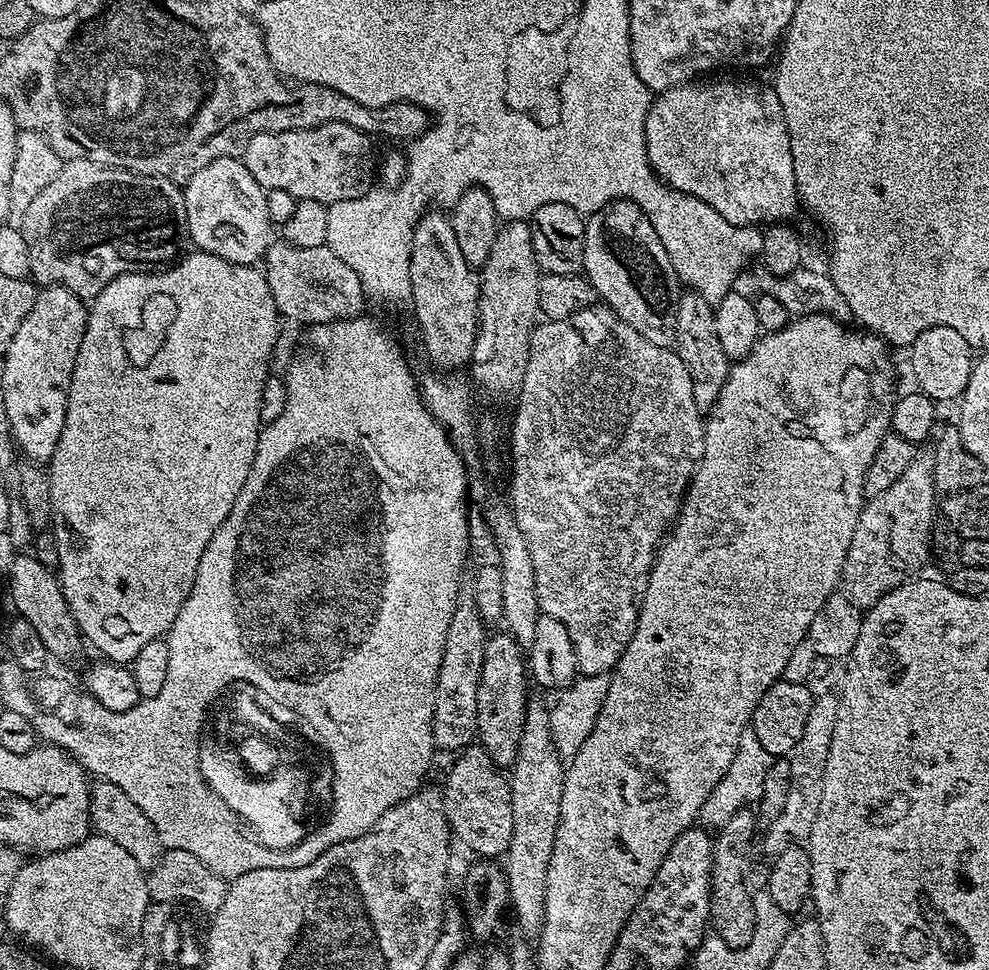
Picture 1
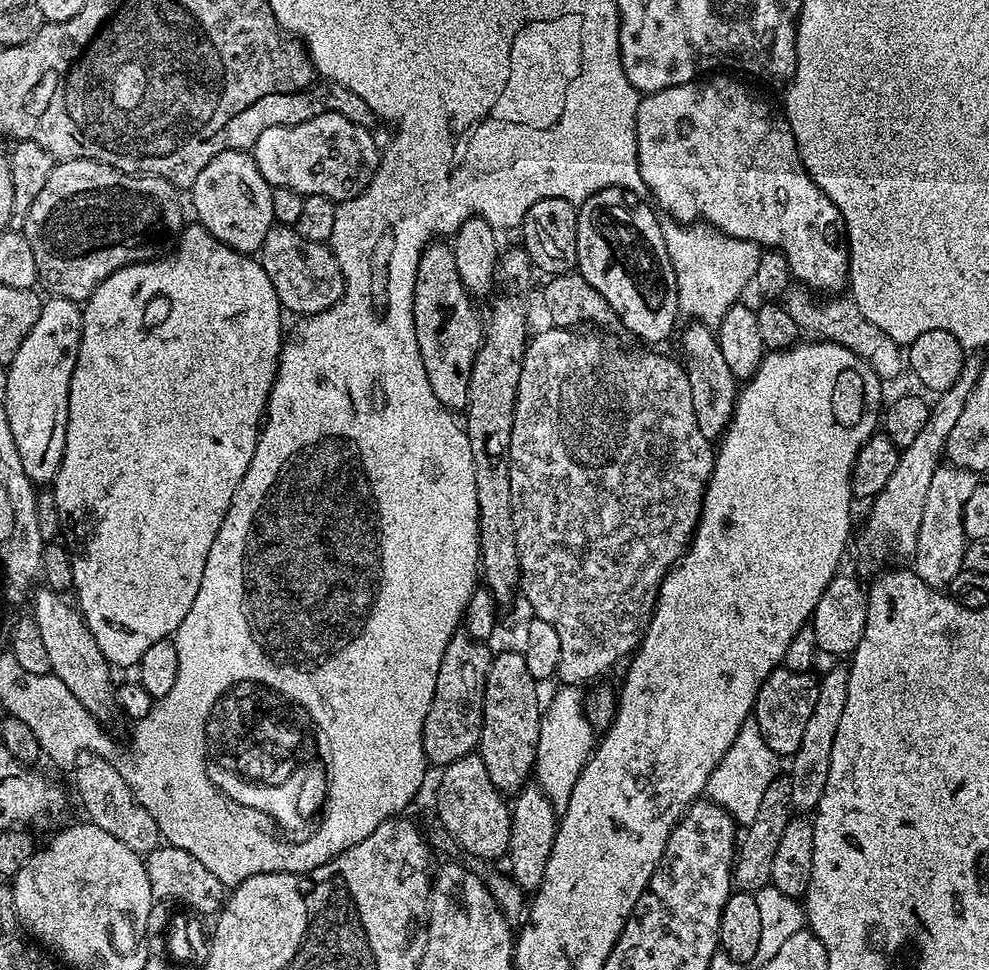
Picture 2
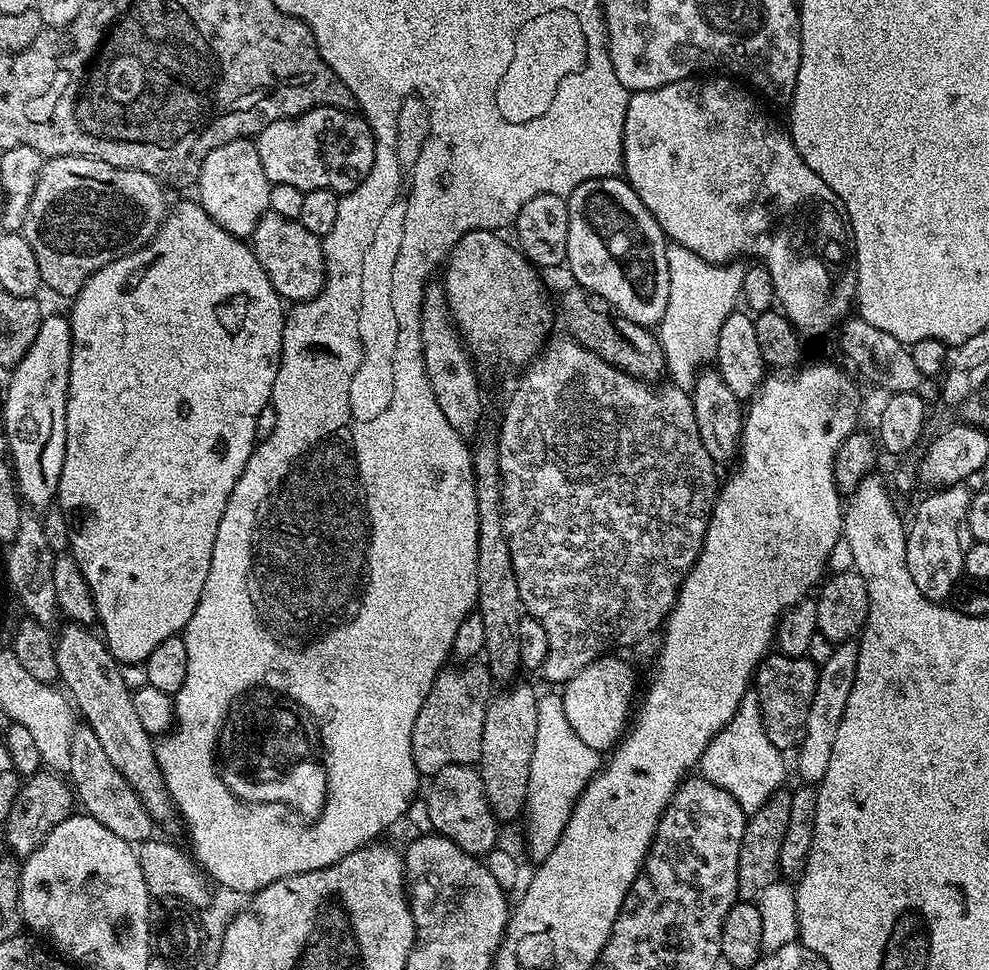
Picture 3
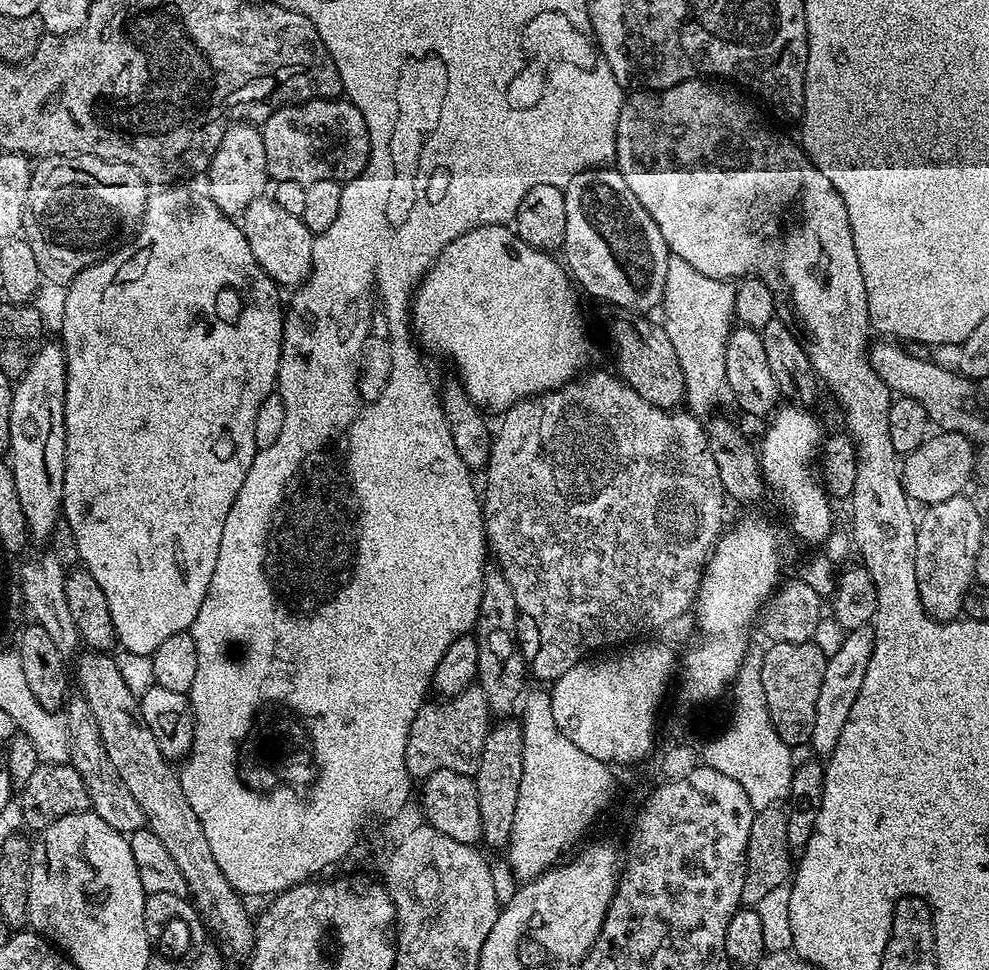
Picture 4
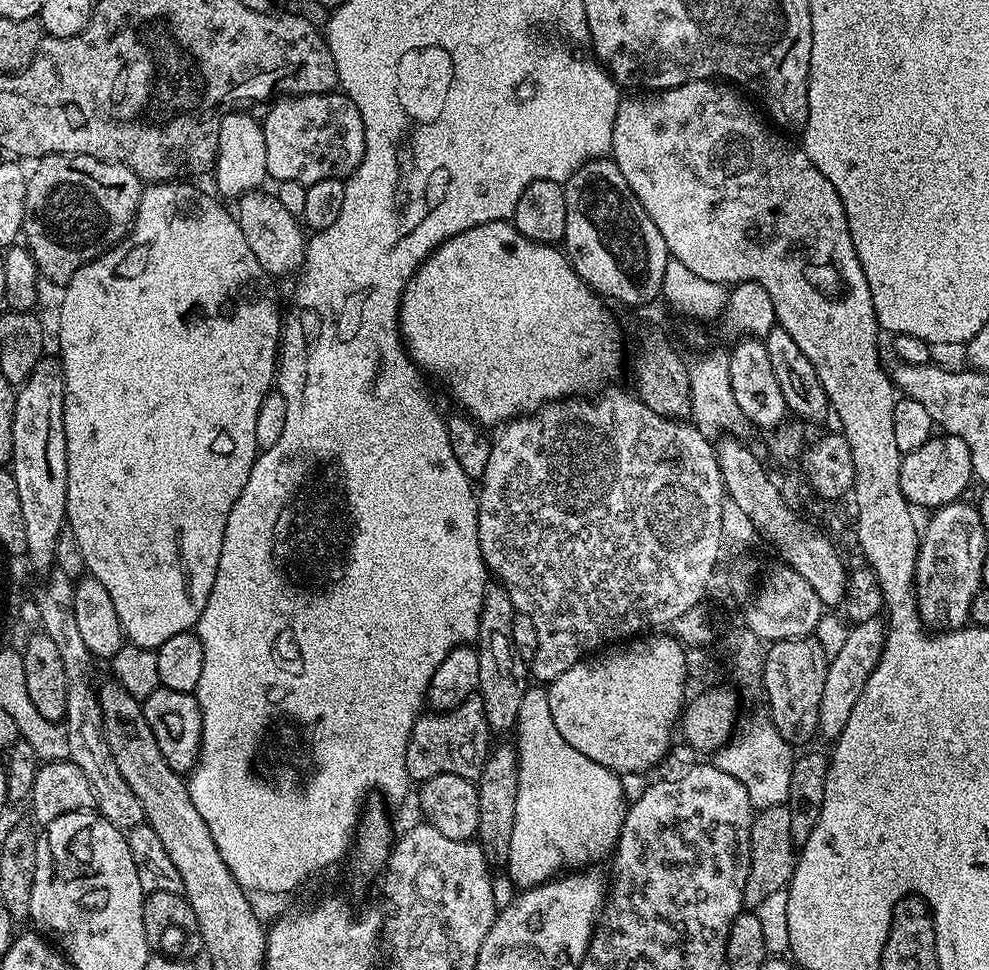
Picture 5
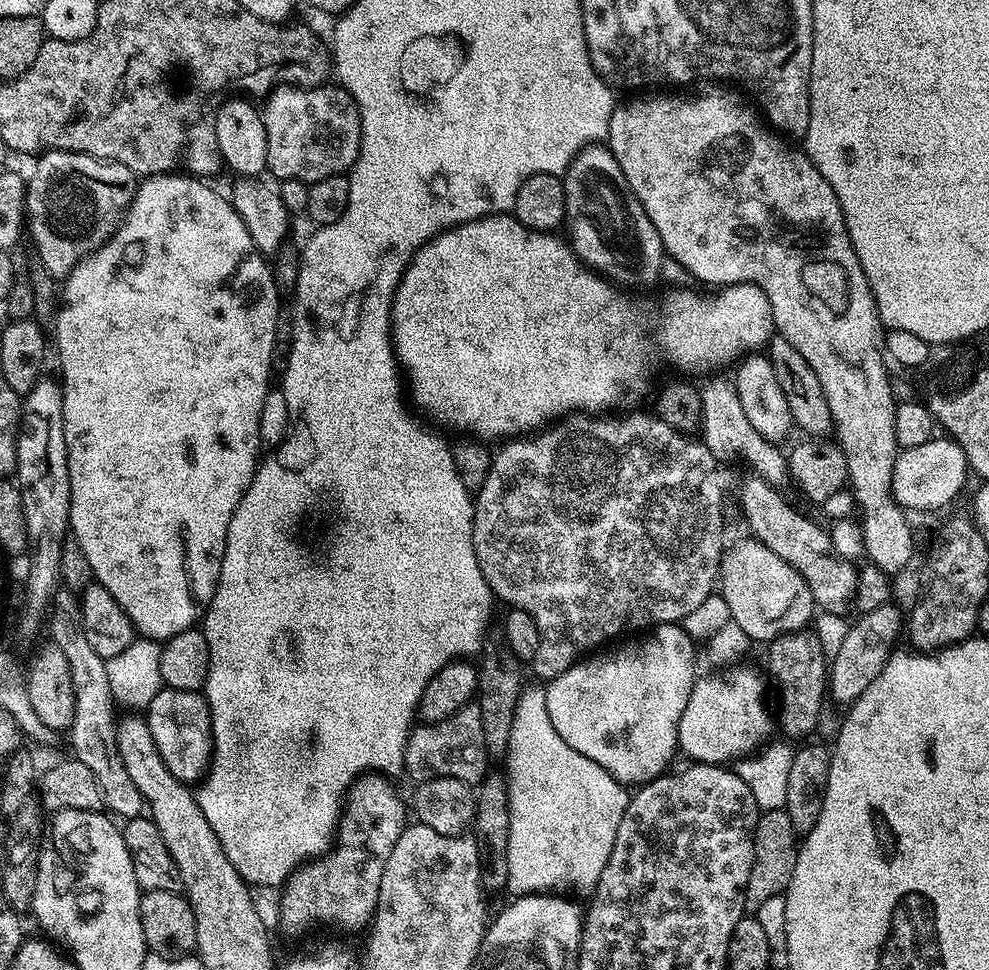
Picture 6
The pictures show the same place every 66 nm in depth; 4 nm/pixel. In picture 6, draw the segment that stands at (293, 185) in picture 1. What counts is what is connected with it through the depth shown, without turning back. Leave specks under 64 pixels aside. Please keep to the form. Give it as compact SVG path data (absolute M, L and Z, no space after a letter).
M328 82L319 88L297 88L294 84L281 84L279 88L272 89L267 93L265 104L262 104L262 115L264 125L266 126L266 158L268 159L267 171L276 175L277 181L282 180L301 180L302 183L310 185L318 182L322 178L330 178L331 176L343 176L356 163L358 154L360 153L360 115L358 114L358 106L346 89L337 86L335 83Z

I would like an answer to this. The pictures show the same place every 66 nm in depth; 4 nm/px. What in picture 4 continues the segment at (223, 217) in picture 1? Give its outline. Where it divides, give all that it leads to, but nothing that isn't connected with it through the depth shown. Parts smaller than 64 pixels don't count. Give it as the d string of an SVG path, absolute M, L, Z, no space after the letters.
M229 123L222 134L222 142L211 164L208 165L206 179L208 179L207 195L211 196L218 210L233 218L243 217L246 206L250 206L250 202L265 195L270 184L263 131L257 125L255 128L252 124Z

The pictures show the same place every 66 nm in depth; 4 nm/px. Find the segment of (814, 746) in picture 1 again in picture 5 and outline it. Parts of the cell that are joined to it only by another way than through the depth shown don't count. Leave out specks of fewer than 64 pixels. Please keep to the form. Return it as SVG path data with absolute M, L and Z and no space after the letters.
M883 619L852 624L846 634L842 650L838 650L838 654L830 657L826 670L826 686L822 690L819 730L819 735L825 736L828 742L835 741L836 737L842 734L846 722L850 719L850 710L854 710L854 702L858 702L870 674L878 666L880 655L884 652L885 635L886 624Z

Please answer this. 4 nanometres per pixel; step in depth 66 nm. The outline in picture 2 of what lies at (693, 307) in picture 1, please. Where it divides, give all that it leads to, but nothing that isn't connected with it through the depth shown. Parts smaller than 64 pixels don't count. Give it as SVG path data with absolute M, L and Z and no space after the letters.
M699 322L680 340L680 348L684 351L682 363L684 373L690 382L690 402L694 402L694 418L698 422L698 430L710 442L719 441L736 409L738 381L730 374L730 366L726 366L726 357L722 354L722 346L716 341L716 332L709 325Z

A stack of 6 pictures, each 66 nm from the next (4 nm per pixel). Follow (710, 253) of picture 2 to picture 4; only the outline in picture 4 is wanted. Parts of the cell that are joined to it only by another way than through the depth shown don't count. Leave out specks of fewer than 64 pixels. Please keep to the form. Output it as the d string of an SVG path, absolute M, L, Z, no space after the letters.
M669 255L668 265L666 266L666 290L664 291L664 299L662 301L662 313L664 312L665 320L662 320L662 327L666 330L666 334L670 338L670 346L674 346L674 354L680 356L680 365L682 366L682 378L684 379L684 398L686 401L687 411L691 412L697 418L708 418L713 415L712 412L719 404L733 403L732 391L726 382L726 346L728 344L728 335L731 334L734 327L734 313L736 311L736 288L729 281L715 280L709 276L698 274L698 270L694 270L694 266L690 266L690 262L685 262L683 258Z

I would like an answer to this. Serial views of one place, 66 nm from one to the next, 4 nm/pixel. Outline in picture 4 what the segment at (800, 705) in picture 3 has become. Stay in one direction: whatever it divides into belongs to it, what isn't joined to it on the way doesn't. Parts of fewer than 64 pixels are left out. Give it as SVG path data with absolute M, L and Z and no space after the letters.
M777 640L764 648L762 662L763 692L769 706L770 722L778 737L793 750L807 745L814 734L814 706L818 690L822 690L822 674L826 674L828 657L811 640L794 644Z

